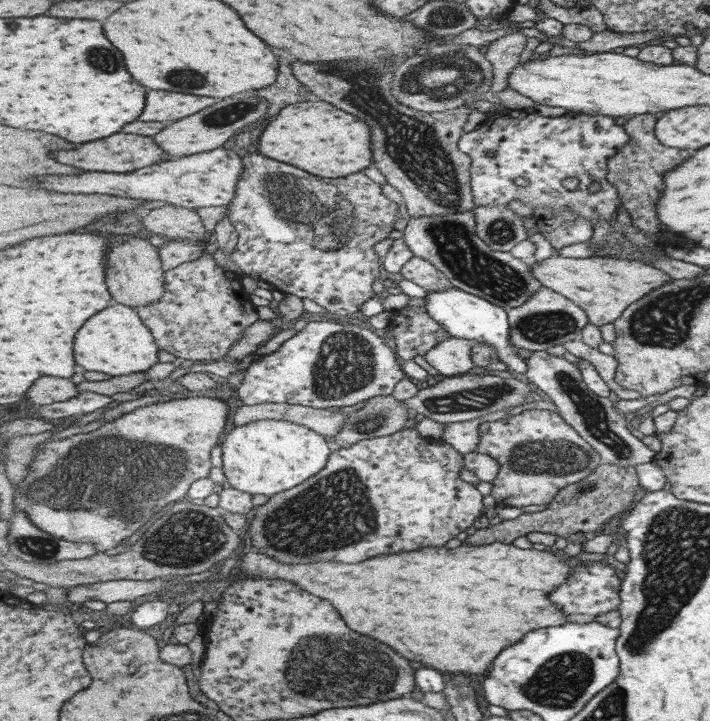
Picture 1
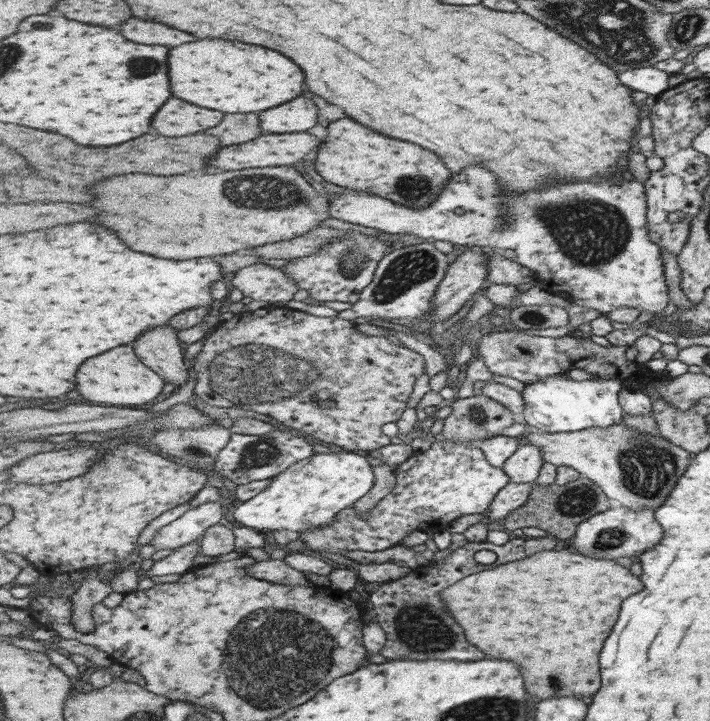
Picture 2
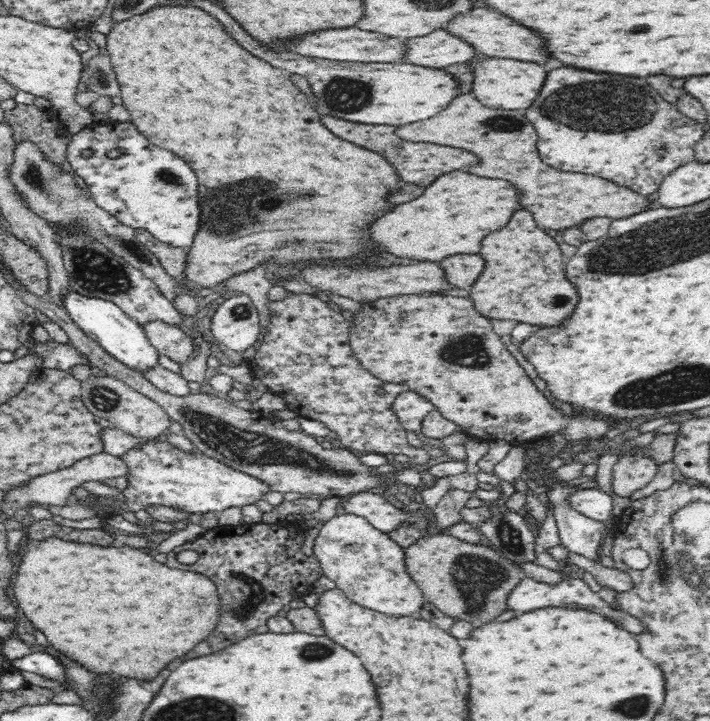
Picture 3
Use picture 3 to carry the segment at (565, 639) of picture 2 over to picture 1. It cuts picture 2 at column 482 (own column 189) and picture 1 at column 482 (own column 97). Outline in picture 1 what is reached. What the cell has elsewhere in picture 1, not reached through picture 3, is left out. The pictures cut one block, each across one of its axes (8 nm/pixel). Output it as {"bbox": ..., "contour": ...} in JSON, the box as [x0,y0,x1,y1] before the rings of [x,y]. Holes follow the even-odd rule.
{"bbox":[241,543,577,672],"contour":[[[491,543],[487,546],[459,546],[455,550],[441,546],[429,546],[429,548],[421,548],[415,552],[399,552],[399,554],[385,554],[385,556],[377,556],[373,560],[365,560],[361,564],[343,564],[343,562],[315,562],[315,564],[283,564],[267,554],[261,552],[248,552],[245,558],[241,559],[243,570],[247,572],[245,578],[279,578],[279,580],[293,580],[297,586],[305,588],[307,592],[313,592],[315,596],[321,596],[325,600],[331,600],[335,604],[335,608],[345,614],[345,620],[349,620],[349,628],[357,628],[357,632],[373,636],[385,644],[389,644],[391,648],[397,648],[397,652],[401,652],[403,656],[409,656],[409,660],[415,662],[423,662],[423,664],[431,664],[439,670],[447,670],[447,672],[485,672],[491,662],[501,654],[501,650],[505,650],[507,646],[513,646],[515,642],[519,642],[527,632],[537,630],[537,628],[549,628],[549,626],[557,626],[557,624],[567,624],[569,616],[565,616],[563,612],[559,612],[555,608],[553,602],[547,602],[547,594],[551,590],[555,590],[557,586],[567,583],[571,569],[577,567],[572,560],[560,560],[559,556],[551,554],[549,549],[539,551],[535,549],[517,548],[513,544]]]}

